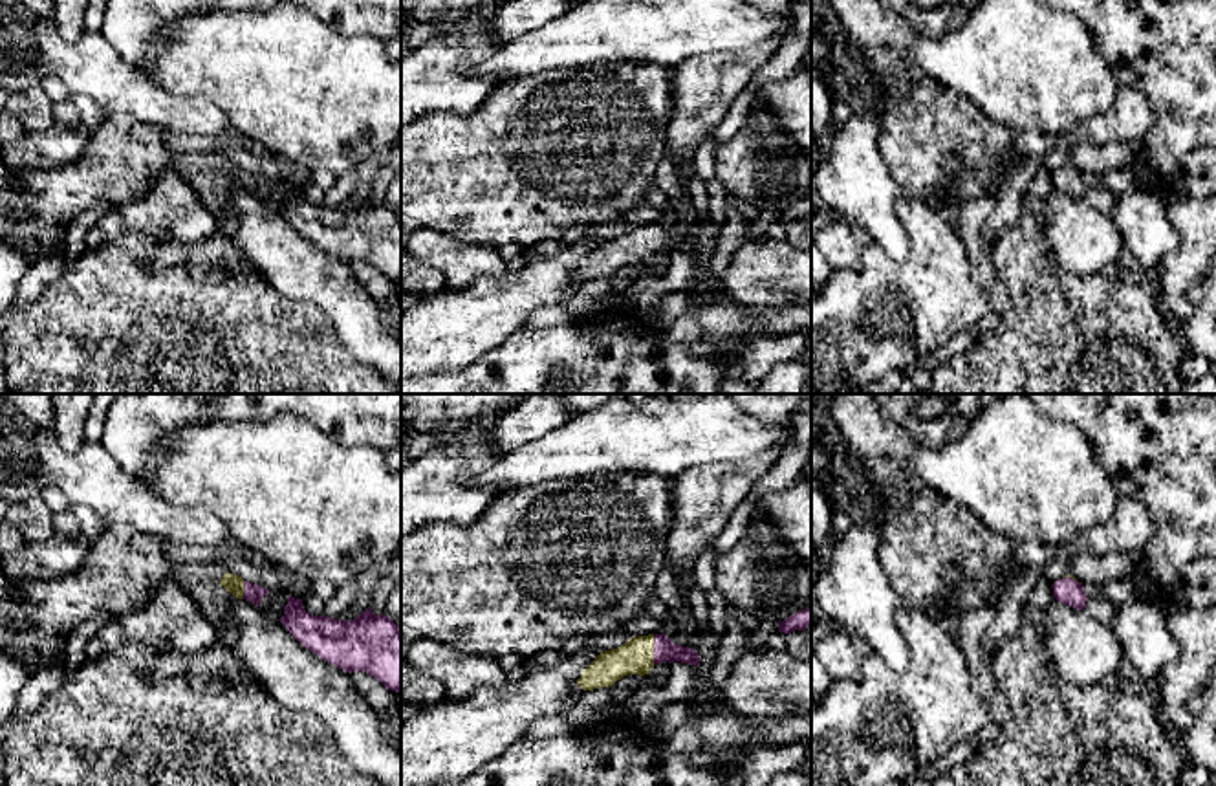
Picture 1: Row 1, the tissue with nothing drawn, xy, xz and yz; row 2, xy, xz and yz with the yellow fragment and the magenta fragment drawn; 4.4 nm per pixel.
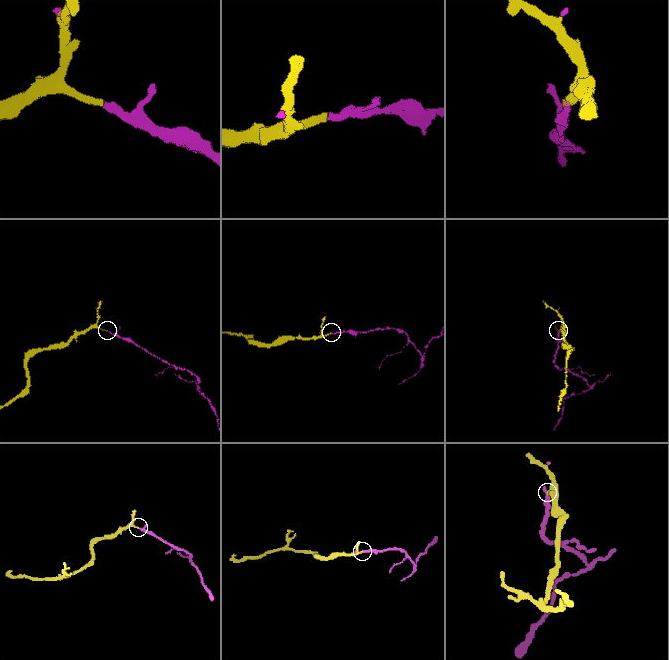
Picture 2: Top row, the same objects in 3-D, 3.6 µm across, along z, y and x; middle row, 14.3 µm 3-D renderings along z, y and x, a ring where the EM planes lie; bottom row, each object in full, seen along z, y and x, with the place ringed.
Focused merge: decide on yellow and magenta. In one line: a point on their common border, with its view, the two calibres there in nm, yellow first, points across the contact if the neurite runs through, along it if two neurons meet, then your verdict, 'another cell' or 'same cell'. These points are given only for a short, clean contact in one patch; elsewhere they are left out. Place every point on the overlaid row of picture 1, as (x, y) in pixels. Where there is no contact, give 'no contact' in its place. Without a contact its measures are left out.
xz (652, 649) | 160/100 nm | same cell

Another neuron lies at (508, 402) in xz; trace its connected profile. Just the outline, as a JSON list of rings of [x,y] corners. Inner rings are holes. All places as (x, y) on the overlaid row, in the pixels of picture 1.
[[[401,394],[401,423],[416,436],[436,434],[436,447],[427,454],[408,460],[401,469],[401,535],[423,526],[456,524],[469,526],[489,504],[511,489],[504,484],[474,487],[474,478],[485,469],[485,458],[496,454],[489,449],[487,436],[516,401],[529,394]]]

